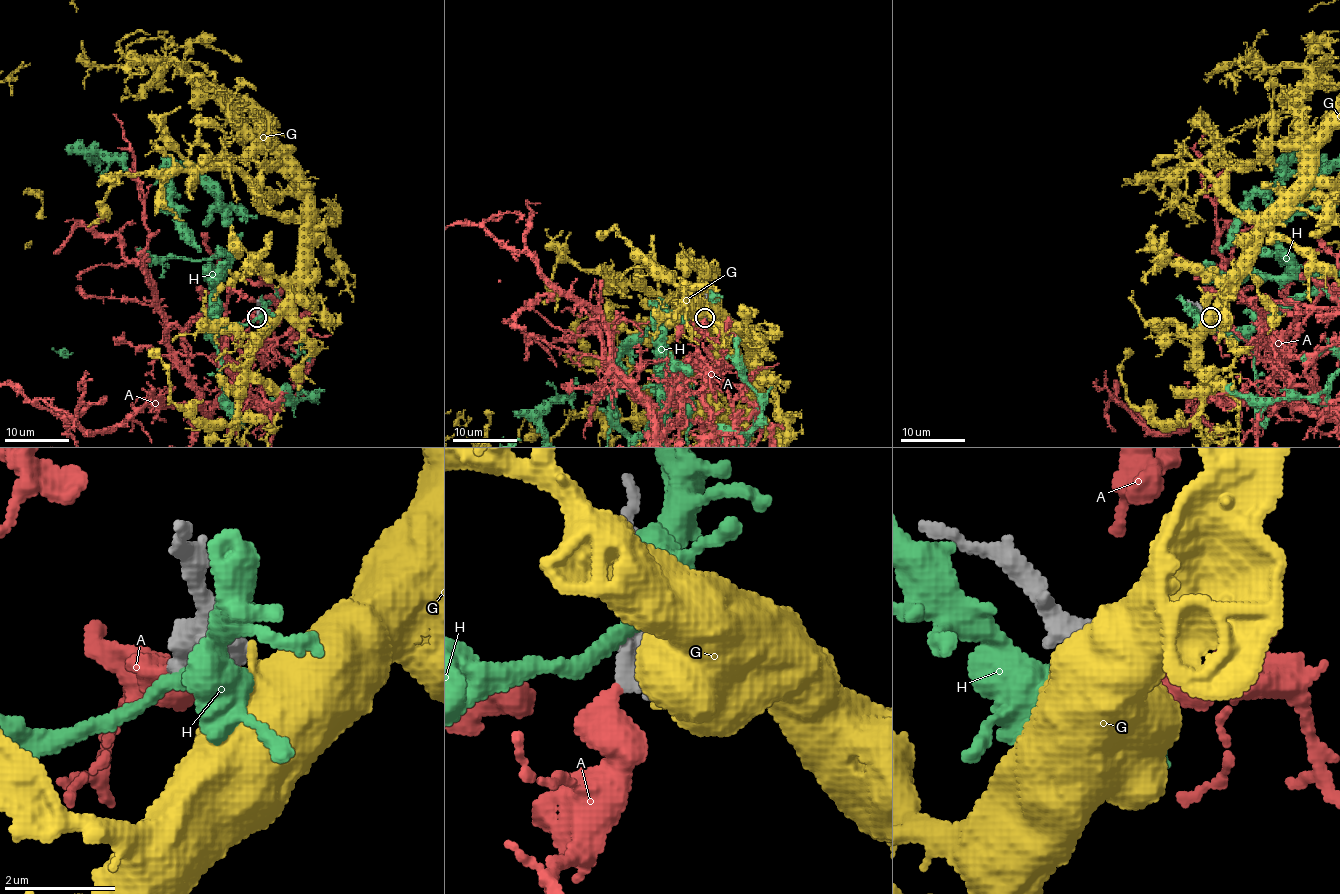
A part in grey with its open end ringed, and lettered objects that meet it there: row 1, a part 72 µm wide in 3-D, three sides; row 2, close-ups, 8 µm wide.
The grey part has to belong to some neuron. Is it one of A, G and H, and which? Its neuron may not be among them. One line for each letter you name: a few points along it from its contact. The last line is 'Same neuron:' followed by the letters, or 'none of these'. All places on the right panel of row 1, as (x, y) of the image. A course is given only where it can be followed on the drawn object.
Same neuron: A

